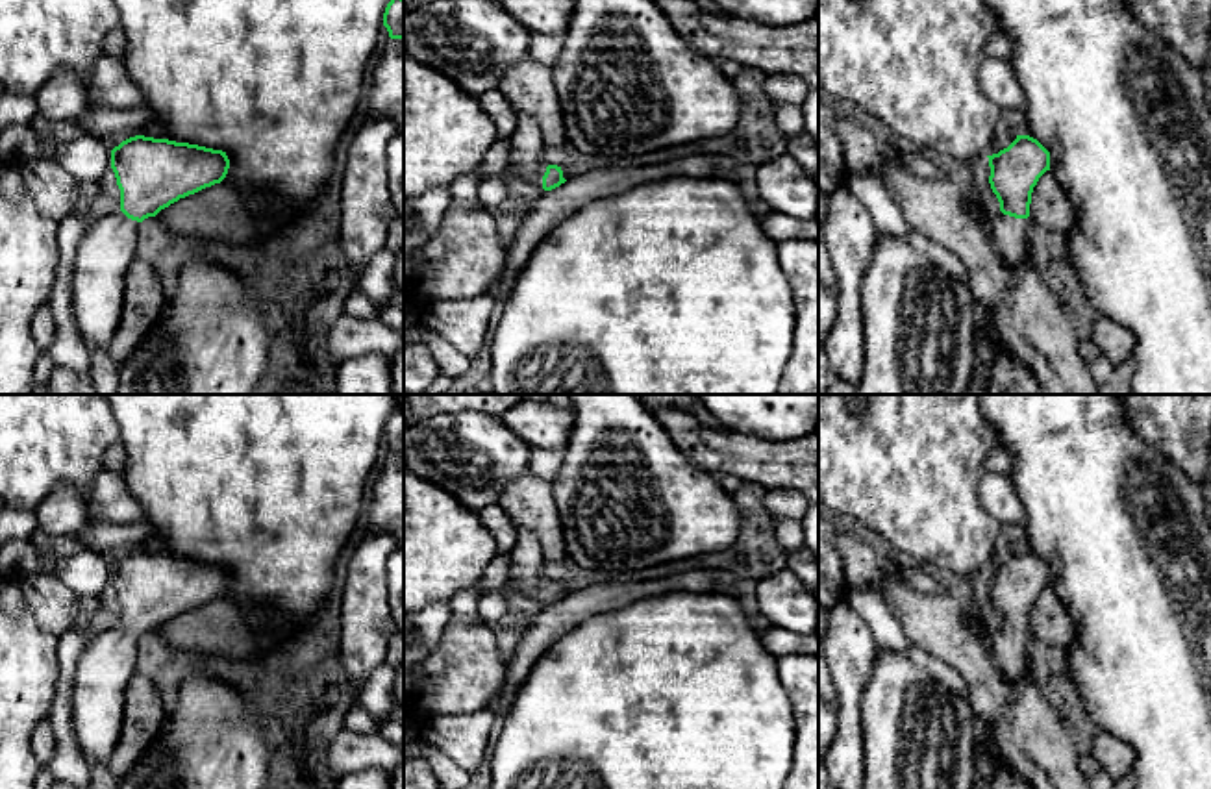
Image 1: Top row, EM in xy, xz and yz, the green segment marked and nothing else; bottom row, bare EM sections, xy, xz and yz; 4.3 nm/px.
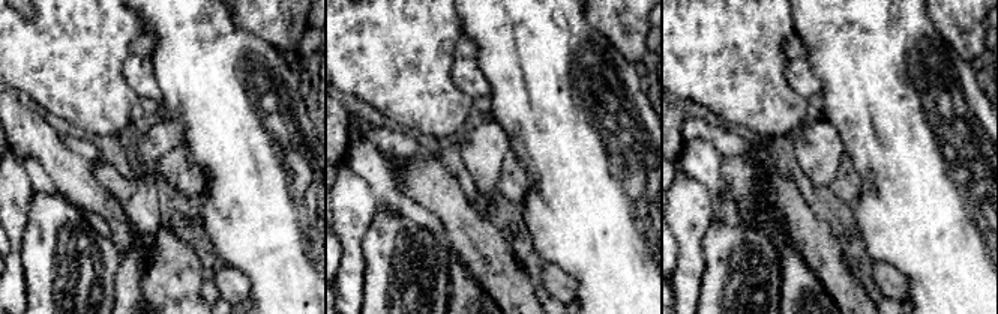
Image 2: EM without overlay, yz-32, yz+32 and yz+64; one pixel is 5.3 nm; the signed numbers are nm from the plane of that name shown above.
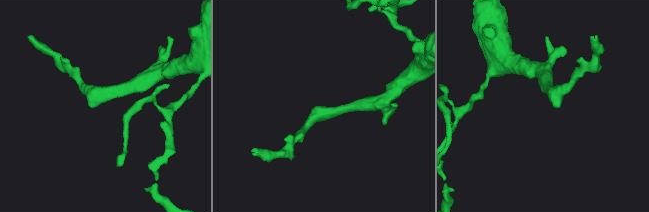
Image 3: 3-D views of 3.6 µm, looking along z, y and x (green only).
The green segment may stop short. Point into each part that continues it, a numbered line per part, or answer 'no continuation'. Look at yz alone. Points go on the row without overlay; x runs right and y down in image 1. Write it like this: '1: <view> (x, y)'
1: yz (1008, 651)

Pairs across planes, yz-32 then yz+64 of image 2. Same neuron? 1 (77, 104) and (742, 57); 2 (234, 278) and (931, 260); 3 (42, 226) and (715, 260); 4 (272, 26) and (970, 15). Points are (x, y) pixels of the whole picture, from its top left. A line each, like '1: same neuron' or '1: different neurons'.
1: same neuron
2: different neurons
3: same neuron
4: same neuron

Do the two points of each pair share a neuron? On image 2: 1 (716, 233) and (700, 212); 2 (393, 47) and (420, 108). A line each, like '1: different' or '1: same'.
1: different
2: same

